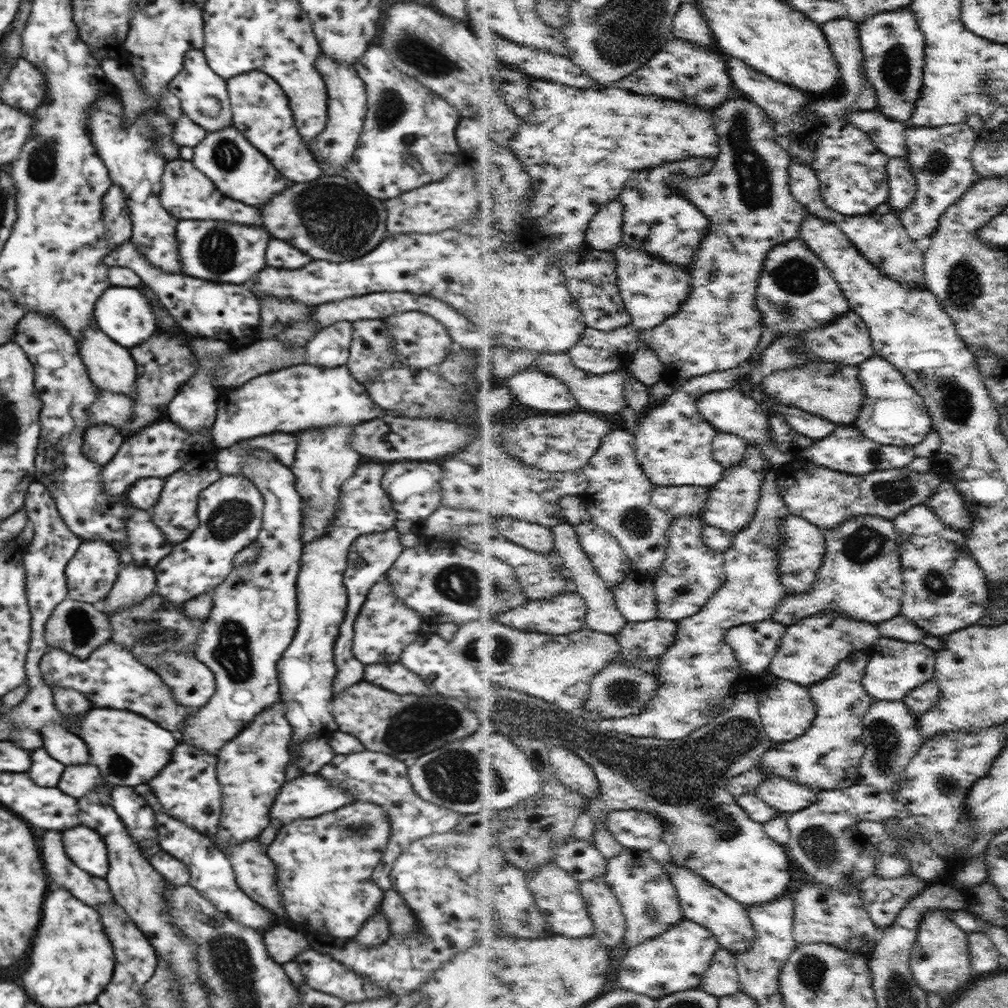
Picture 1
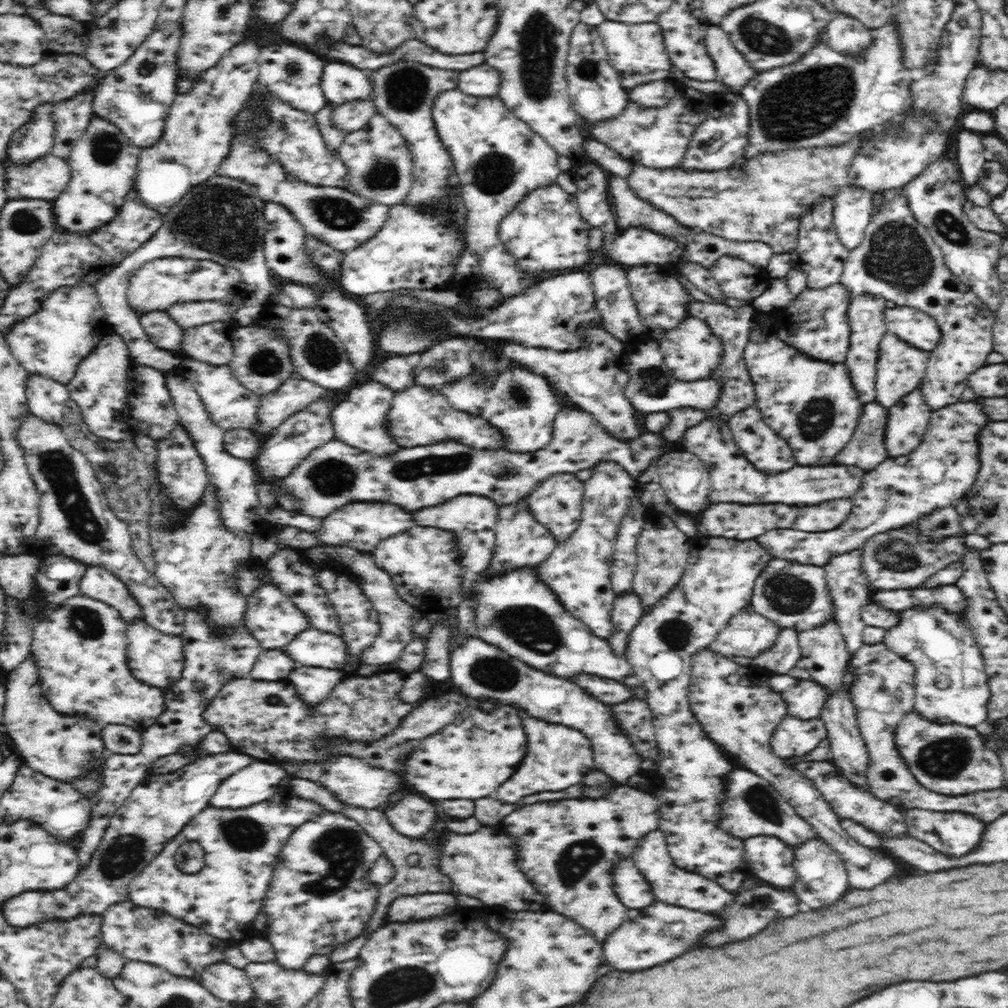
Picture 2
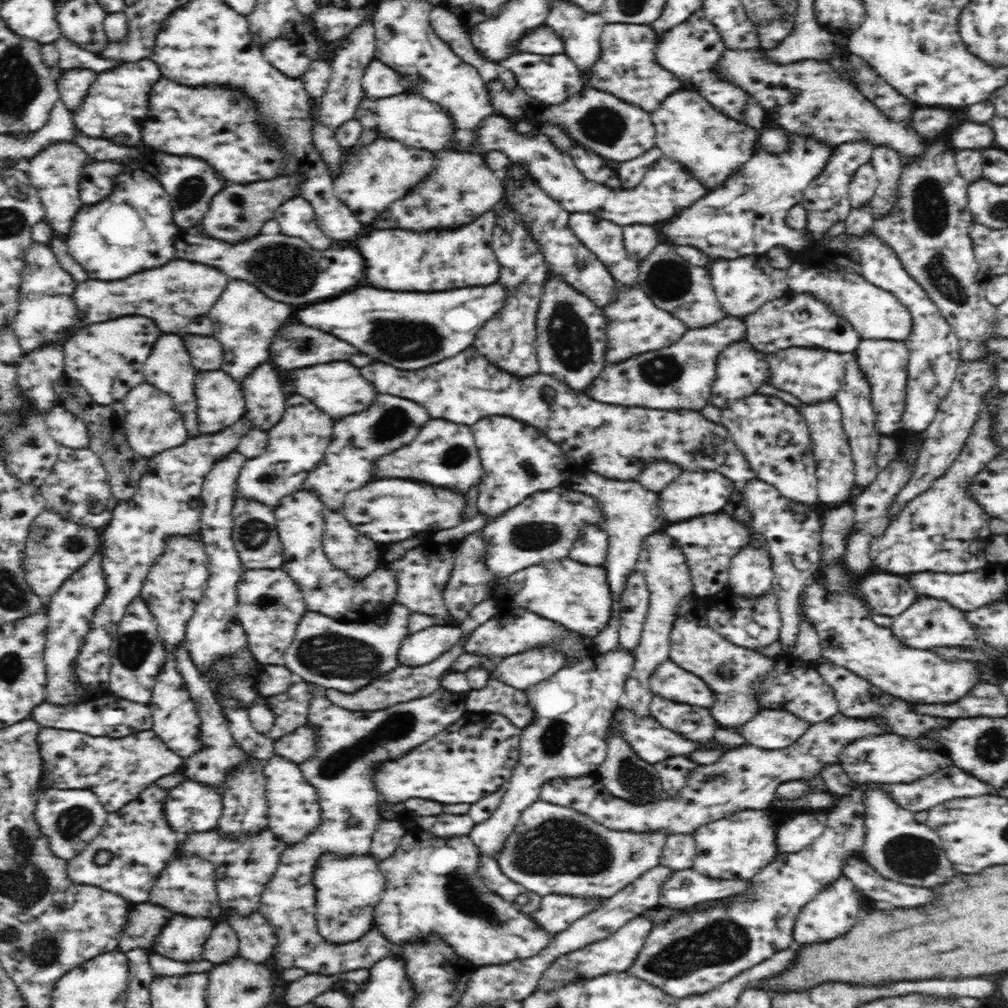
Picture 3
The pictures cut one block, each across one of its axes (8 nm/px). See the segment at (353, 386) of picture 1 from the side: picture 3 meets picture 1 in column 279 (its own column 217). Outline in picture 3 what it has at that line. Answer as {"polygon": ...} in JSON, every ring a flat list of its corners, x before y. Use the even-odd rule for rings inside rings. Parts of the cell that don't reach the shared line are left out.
{"polygon":[[221,369,202,371,197,372,196,380,197,419,202,434,220,432,244,416,247,408,242,387,229,374]]}

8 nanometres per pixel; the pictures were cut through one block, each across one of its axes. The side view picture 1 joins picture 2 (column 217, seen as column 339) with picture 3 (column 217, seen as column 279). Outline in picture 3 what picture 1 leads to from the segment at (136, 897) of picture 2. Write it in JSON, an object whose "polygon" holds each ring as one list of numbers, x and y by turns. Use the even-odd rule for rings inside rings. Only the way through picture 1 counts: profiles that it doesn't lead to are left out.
{"polygon":[[217,827,206,832,186,834,180,841,181,844,173,856,200,855,212,862,216,867,216,891,220,899,221,912,234,910,240,915,249,915,259,910,261,894,274,876,282,852,288,848,286,841,278,839,269,828,252,834,244,841,228,839,228,836,220,832]]}

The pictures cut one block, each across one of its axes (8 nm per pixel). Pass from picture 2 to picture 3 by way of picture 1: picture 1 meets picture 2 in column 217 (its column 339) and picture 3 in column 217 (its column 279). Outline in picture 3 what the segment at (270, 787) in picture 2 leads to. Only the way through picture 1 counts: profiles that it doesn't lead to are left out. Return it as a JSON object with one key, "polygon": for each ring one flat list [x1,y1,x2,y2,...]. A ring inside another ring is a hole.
{"polygon":[[182,781,167,789,163,811,170,828,183,837,215,828,223,813,223,798,207,784]]}

